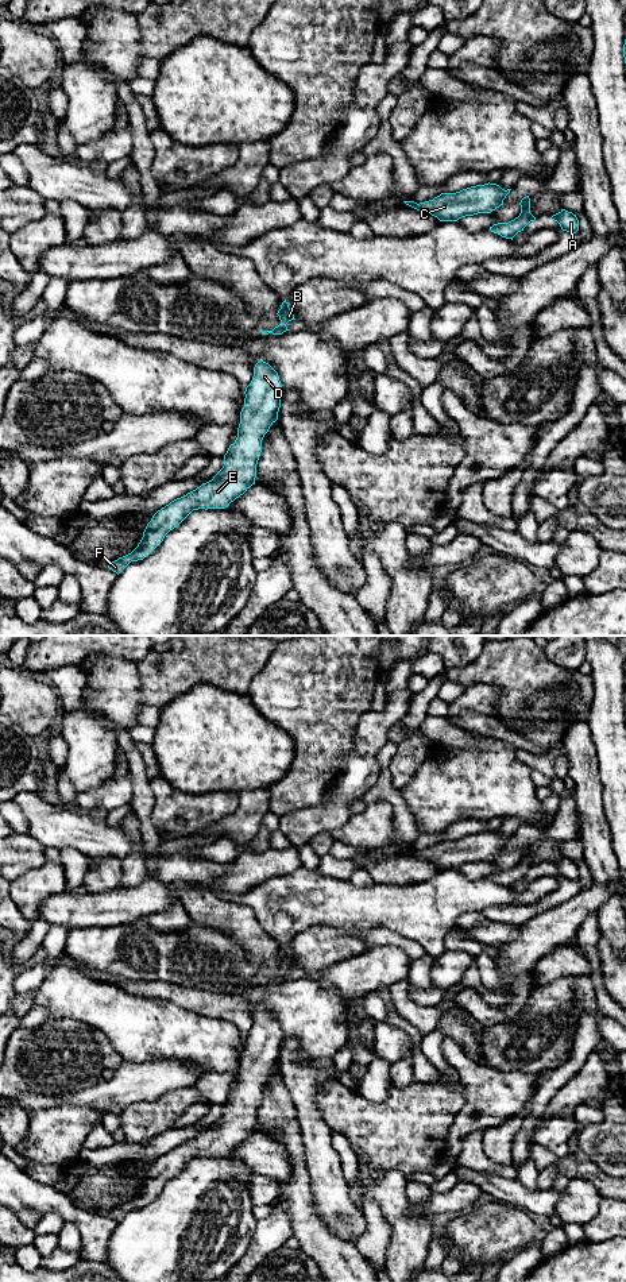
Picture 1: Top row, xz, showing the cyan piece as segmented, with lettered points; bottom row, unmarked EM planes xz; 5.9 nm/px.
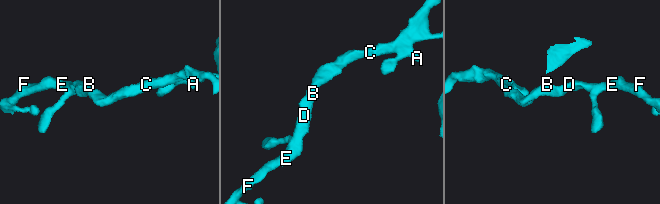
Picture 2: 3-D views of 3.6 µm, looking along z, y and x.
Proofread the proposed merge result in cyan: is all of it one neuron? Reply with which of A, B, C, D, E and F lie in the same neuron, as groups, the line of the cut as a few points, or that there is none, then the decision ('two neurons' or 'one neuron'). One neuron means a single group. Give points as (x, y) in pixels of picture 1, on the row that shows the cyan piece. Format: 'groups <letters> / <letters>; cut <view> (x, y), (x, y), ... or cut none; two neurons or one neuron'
groups A B C D E F; cut none; one neuron

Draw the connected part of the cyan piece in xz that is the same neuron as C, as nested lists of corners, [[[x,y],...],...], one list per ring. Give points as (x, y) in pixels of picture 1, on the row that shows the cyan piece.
[[[488,182],[484,185],[471,186],[456,193],[441,193],[433,200],[420,204],[414,201],[403,202],[420,212],[425,212],[428,215],[437,217],[440,221],[457,221],[459,219],[465,216],[474,216],[478,213],[491,213],[492,211],[503,205],[503,200],[510,193],[510,190],[511,189],[505,190],[499,185]]]

